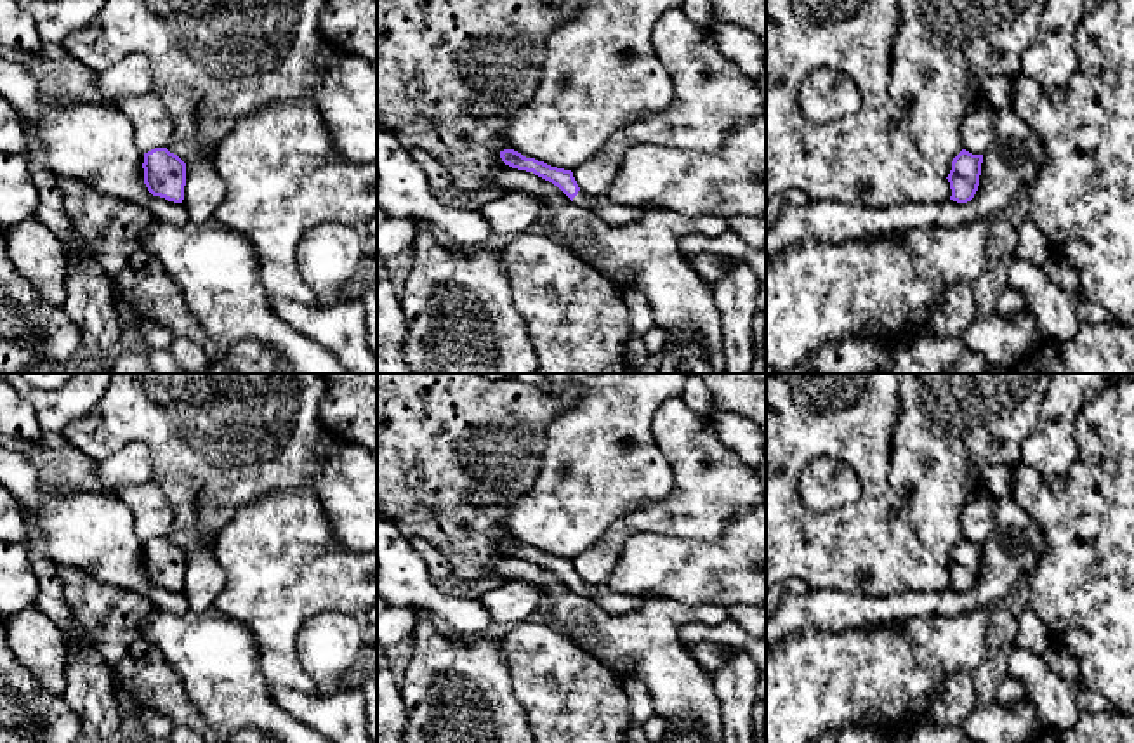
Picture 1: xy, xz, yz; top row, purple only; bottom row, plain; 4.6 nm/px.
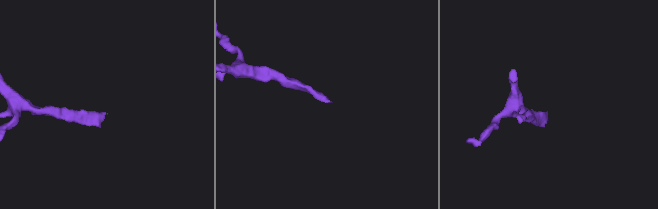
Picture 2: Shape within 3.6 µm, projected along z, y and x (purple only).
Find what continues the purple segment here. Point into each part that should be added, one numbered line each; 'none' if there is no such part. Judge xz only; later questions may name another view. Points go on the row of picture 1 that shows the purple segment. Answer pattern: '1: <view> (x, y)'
1: xz (613, 214)

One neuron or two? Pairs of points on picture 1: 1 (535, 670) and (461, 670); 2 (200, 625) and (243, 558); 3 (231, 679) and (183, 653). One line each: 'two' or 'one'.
1: two
2: two
3: one

